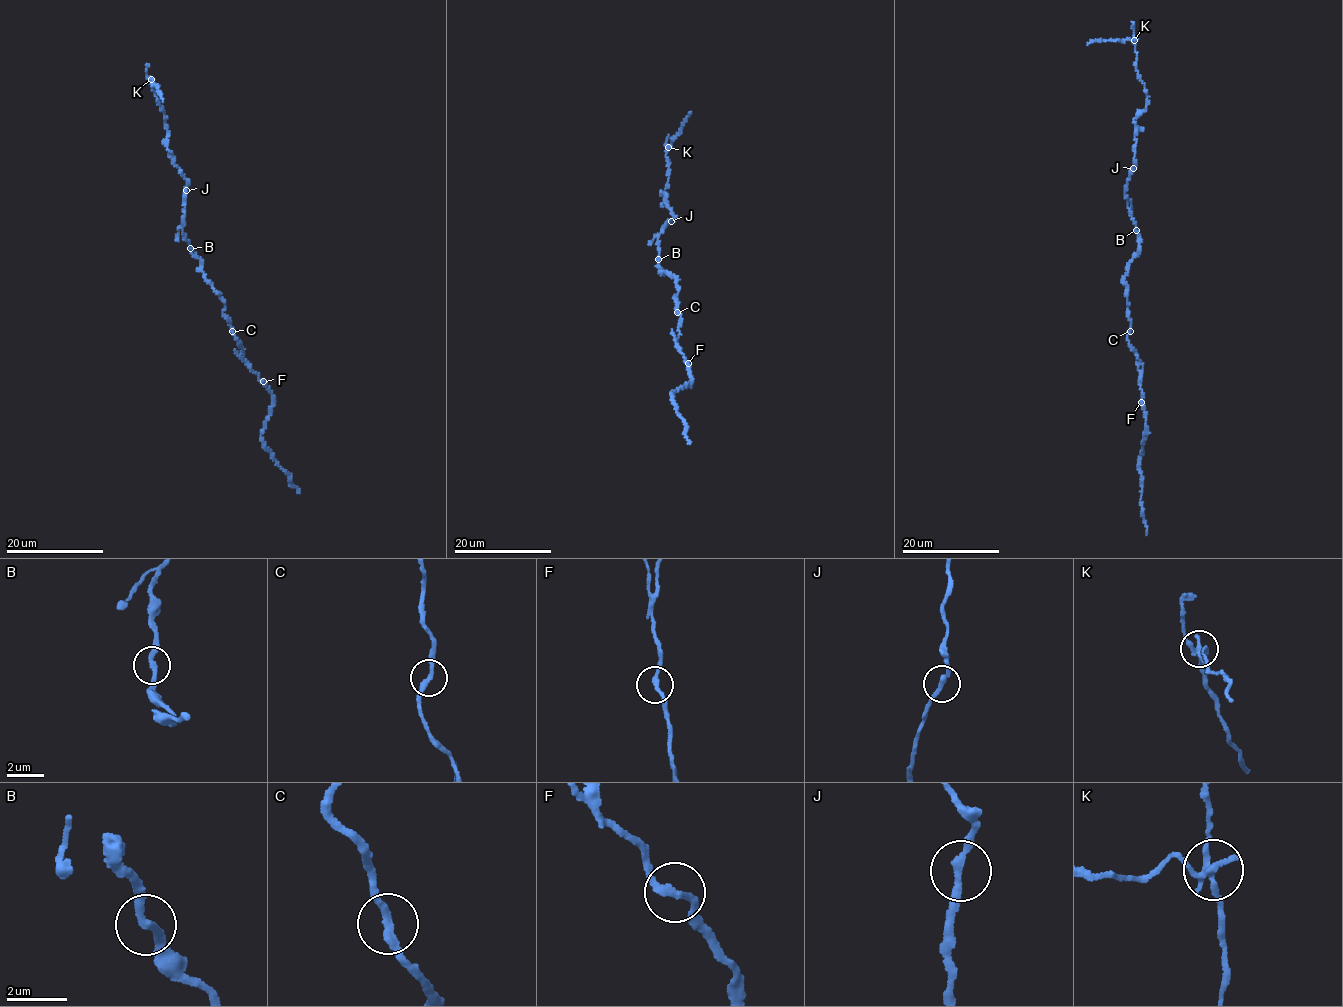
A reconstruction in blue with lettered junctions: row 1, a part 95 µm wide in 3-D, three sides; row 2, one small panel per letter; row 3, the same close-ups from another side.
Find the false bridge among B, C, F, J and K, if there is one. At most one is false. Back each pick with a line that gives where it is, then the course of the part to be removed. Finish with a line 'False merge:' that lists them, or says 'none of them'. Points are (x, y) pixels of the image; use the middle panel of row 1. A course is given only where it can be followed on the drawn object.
K: (668, 147) | (668, 148), (691, 113)
False merge: K

